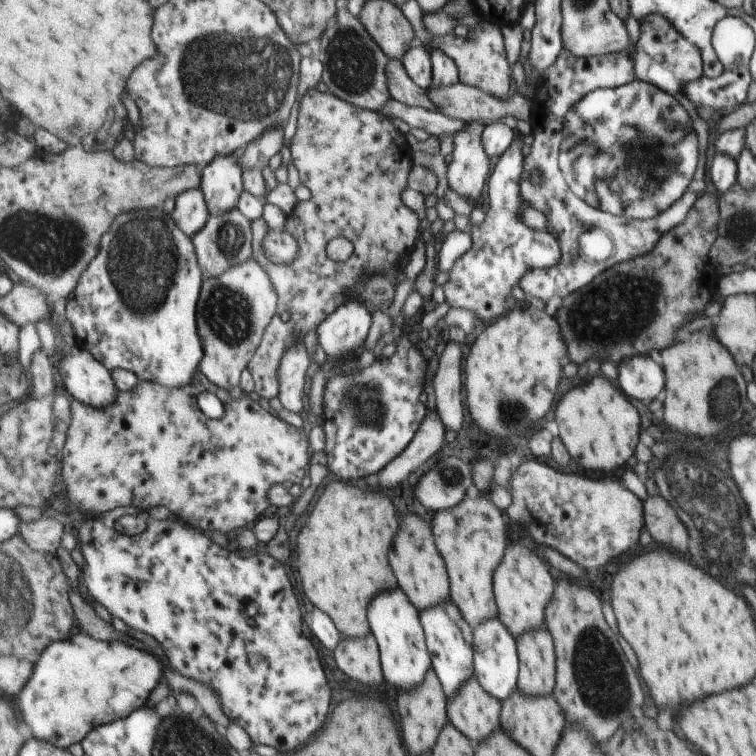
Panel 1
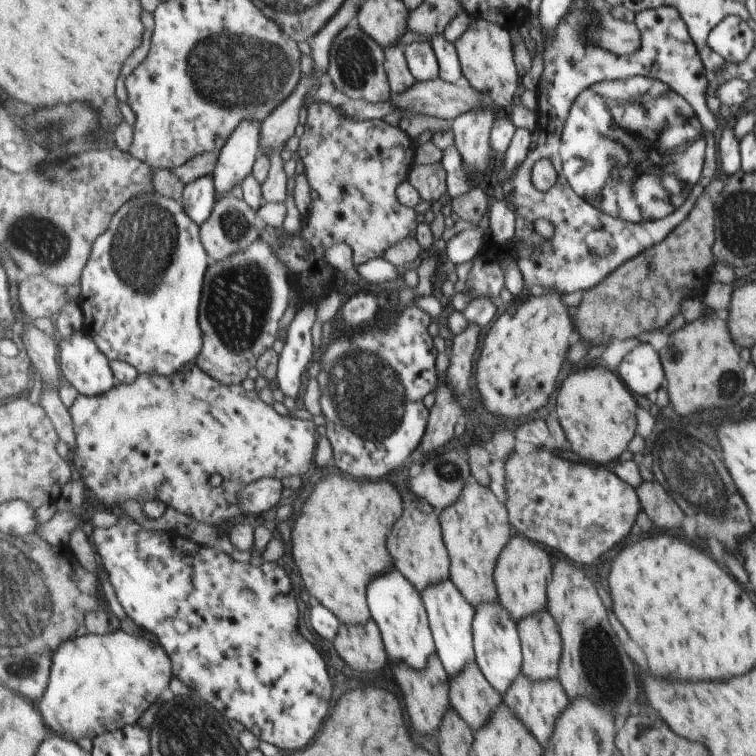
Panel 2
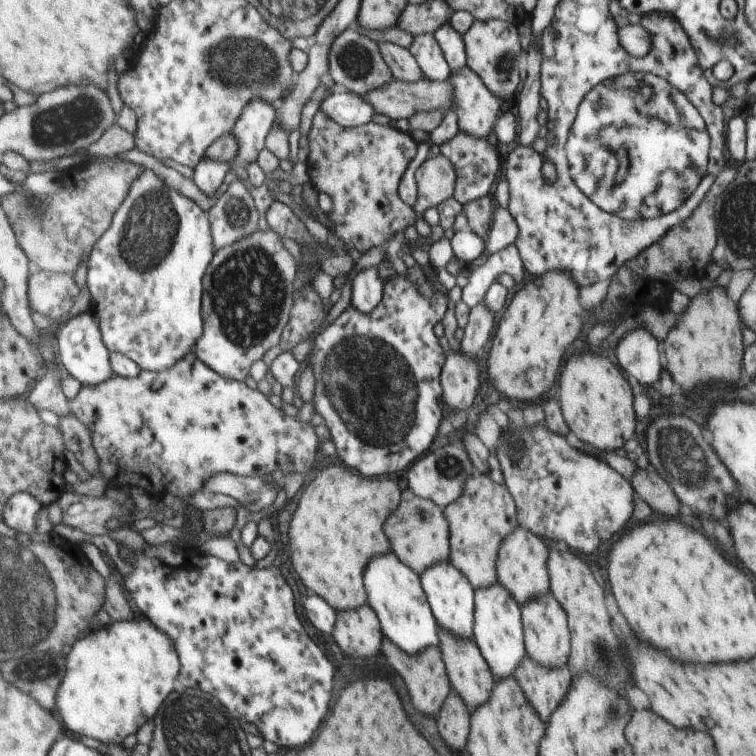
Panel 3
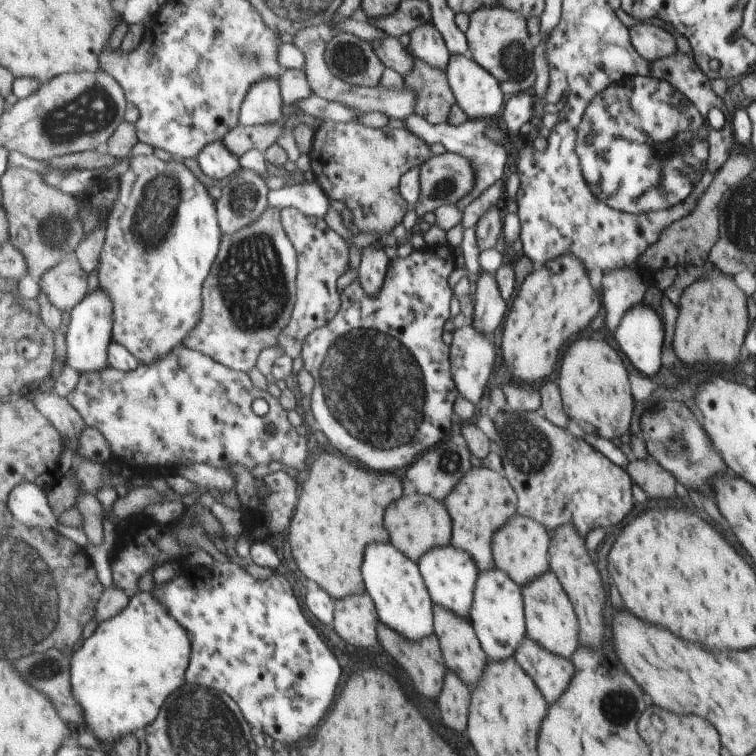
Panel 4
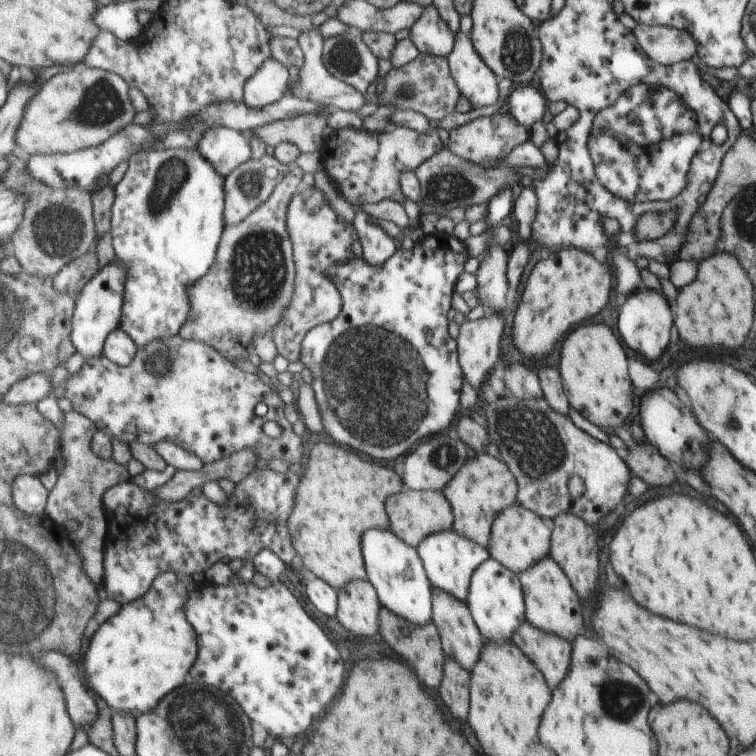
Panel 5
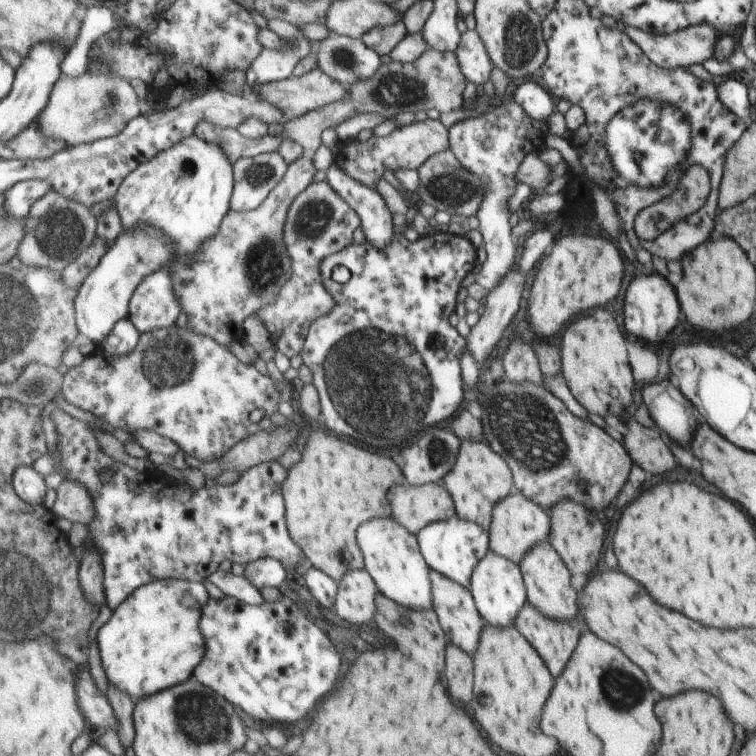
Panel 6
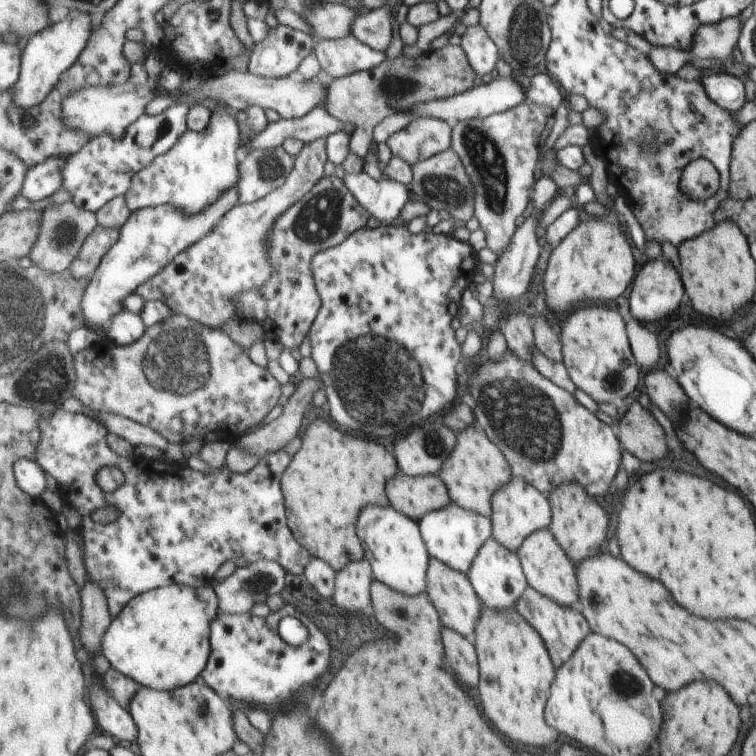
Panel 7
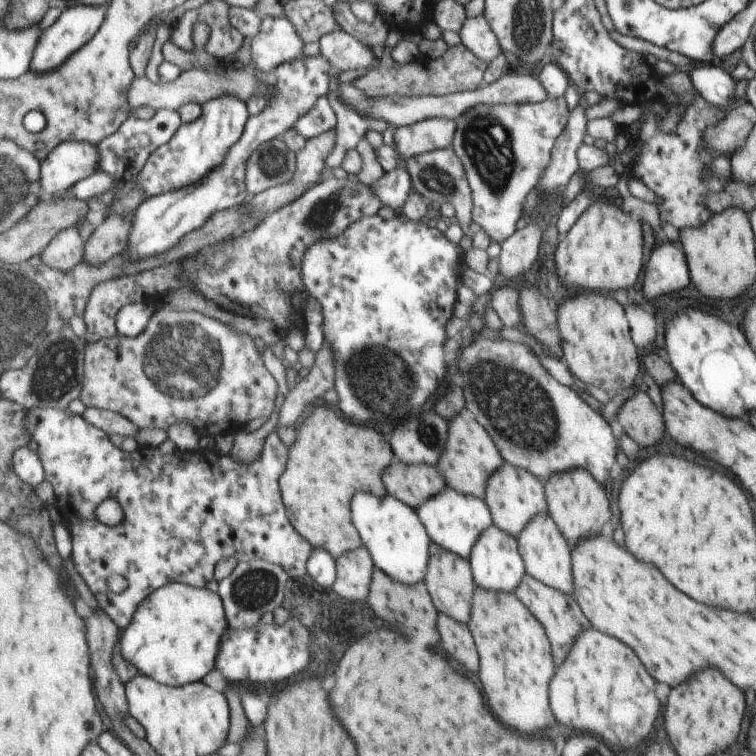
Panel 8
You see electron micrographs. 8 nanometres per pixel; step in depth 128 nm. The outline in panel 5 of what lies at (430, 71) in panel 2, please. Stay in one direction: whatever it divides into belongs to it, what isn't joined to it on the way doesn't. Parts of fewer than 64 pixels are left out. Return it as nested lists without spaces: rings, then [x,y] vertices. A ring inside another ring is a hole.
[[[430,3],[422,9],[421,16],[409,29],[409,39],[415,44],[419,53],[446,58],[451,52],[454,34],[439,18],[439,12],[435,10],[433,4]]]

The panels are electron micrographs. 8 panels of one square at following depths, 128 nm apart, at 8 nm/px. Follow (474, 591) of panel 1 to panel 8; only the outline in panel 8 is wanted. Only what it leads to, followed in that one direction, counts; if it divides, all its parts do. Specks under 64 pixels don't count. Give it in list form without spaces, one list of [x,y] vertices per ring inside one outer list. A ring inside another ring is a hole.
[[[463,408],[449,420],[447,441],[434,466],[444,478],[444,484],[447,484],[449,488],[465,496],[469,494],[469,496],[484,500],[488,478],[500,469],[503,456],[496,443],[492,441],[492,437],[476,421],[475,417],[476,415]]]

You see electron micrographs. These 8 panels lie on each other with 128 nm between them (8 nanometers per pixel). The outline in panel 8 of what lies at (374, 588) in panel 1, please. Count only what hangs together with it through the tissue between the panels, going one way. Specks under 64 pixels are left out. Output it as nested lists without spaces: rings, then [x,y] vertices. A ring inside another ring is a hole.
[[[327,404],[317,406],[303,420],[289,448],[288,469],[280,487],[289,520],[312,546],[325,548],[335,560],[361,545],[351,519],[351,496],[355,492],[384,496],[381,472],[391,465],[391,450],[373,428],[353,426],[341,420]]]

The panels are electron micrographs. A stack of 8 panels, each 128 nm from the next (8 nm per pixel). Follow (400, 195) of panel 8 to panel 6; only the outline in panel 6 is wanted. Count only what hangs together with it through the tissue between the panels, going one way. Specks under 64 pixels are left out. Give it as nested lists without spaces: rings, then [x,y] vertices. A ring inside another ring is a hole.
[[[335,163],[327,172],[329,186],[356,211],[361,218],[361,232],[375,250],[383,250],[393,236],[392,215],[376,189],[363,186],[343,174]]]

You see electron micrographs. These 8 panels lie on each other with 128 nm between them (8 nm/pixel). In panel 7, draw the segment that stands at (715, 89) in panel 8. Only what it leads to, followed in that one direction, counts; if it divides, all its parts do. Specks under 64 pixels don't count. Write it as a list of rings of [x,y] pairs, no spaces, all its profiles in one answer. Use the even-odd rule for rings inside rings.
[[[728,72],[702,75],[699,82],[704,86],[705,94],[731,114],[746,102],[743,83]]]

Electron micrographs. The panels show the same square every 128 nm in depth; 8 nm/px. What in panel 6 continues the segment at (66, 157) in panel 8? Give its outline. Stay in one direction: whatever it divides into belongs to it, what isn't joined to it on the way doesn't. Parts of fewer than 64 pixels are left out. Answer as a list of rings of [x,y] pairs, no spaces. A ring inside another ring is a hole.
[[[33,178],[17,182],[6,193],[4,202],[4,215],[13,218],[26,218],[29,216],[29,208],[34,202],[39,202],[41,198],[47,196],[47,192],[53,191],[53,186],[49,180]]]

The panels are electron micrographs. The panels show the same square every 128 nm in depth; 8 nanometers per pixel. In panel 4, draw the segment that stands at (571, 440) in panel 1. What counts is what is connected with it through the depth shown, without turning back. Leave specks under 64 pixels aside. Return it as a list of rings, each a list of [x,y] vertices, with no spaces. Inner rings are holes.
[[[577,340],[569,344],[559,362],[557,386],[565,416],[584,432],[610,441],[627,432],[633,400],[629,394],[627,372],[611,344],[603,340]]]

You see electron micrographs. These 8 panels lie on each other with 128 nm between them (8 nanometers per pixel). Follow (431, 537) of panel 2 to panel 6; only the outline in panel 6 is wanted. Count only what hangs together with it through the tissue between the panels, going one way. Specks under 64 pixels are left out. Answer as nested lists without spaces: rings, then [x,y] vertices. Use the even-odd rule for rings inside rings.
[[[441,482],[423,486],[401,483],[401,486],[389,487],[386,498],[393,520],[413,535],[431,522],[447,520],[455,513],[451,497]]]

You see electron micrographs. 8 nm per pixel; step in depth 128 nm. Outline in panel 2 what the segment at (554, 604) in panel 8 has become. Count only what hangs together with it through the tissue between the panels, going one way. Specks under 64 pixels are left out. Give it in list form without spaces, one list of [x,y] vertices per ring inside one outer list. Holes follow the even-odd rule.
[[[518,676],[509,685],[508,690],[503,694],[503,704],[509,706],[513,716],[523,724],[523,728],[537,740],[537,744],[543,748],[549,740],[553,730],[555,718],[559,712],[568,704],[567,694],[563,692],[557,678],[529,679],[527,676]]]

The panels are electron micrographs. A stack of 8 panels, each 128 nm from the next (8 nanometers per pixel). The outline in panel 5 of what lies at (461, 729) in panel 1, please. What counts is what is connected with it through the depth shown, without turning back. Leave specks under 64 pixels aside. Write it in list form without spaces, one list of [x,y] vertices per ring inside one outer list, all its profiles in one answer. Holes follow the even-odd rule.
[[[431,587],[431,604],[432,604],[432,622],[436,630],[440,631],[441,640],[443,641],[445,652],[449,658],[453,658],[461,668],[470,671],[473,664],[477,662],[480,650],[485,642],[483,635],[480,633],[476,623],[473,622],[472,614],[468,610],[466,602],[459,602],[457,598],[445,594],[439,588]]]

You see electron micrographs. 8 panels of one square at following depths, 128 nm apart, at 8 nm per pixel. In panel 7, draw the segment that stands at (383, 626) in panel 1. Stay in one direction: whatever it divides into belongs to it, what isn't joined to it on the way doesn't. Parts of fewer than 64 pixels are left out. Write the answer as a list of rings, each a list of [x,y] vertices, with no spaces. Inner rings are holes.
[[[391,504],[373,508],[365,506],[358,516],[361,518],[356,520],[356,535],[361,538],[361,546],[365,546],[364,558],[371,564],[373,580],[383,582],[405,596],[425,592],[425,574],[430,556],[423,544],[418,523],[395,510]]]

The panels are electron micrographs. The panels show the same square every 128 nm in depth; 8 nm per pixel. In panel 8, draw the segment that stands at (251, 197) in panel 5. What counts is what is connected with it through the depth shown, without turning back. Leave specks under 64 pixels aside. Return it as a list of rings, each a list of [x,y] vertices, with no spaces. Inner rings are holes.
[[[283,138],[259,146],[246,167],[246,188],[251,197],[290,182],[298,168],[298,157]]]

